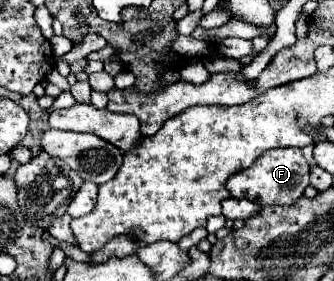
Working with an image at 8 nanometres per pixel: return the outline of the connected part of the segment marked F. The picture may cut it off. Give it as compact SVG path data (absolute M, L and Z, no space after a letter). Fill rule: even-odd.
M273 148L263 152L249 168L233 174L225 188L233 198L247 198L259 206L293 204L309 186L309 164L299 148Z

